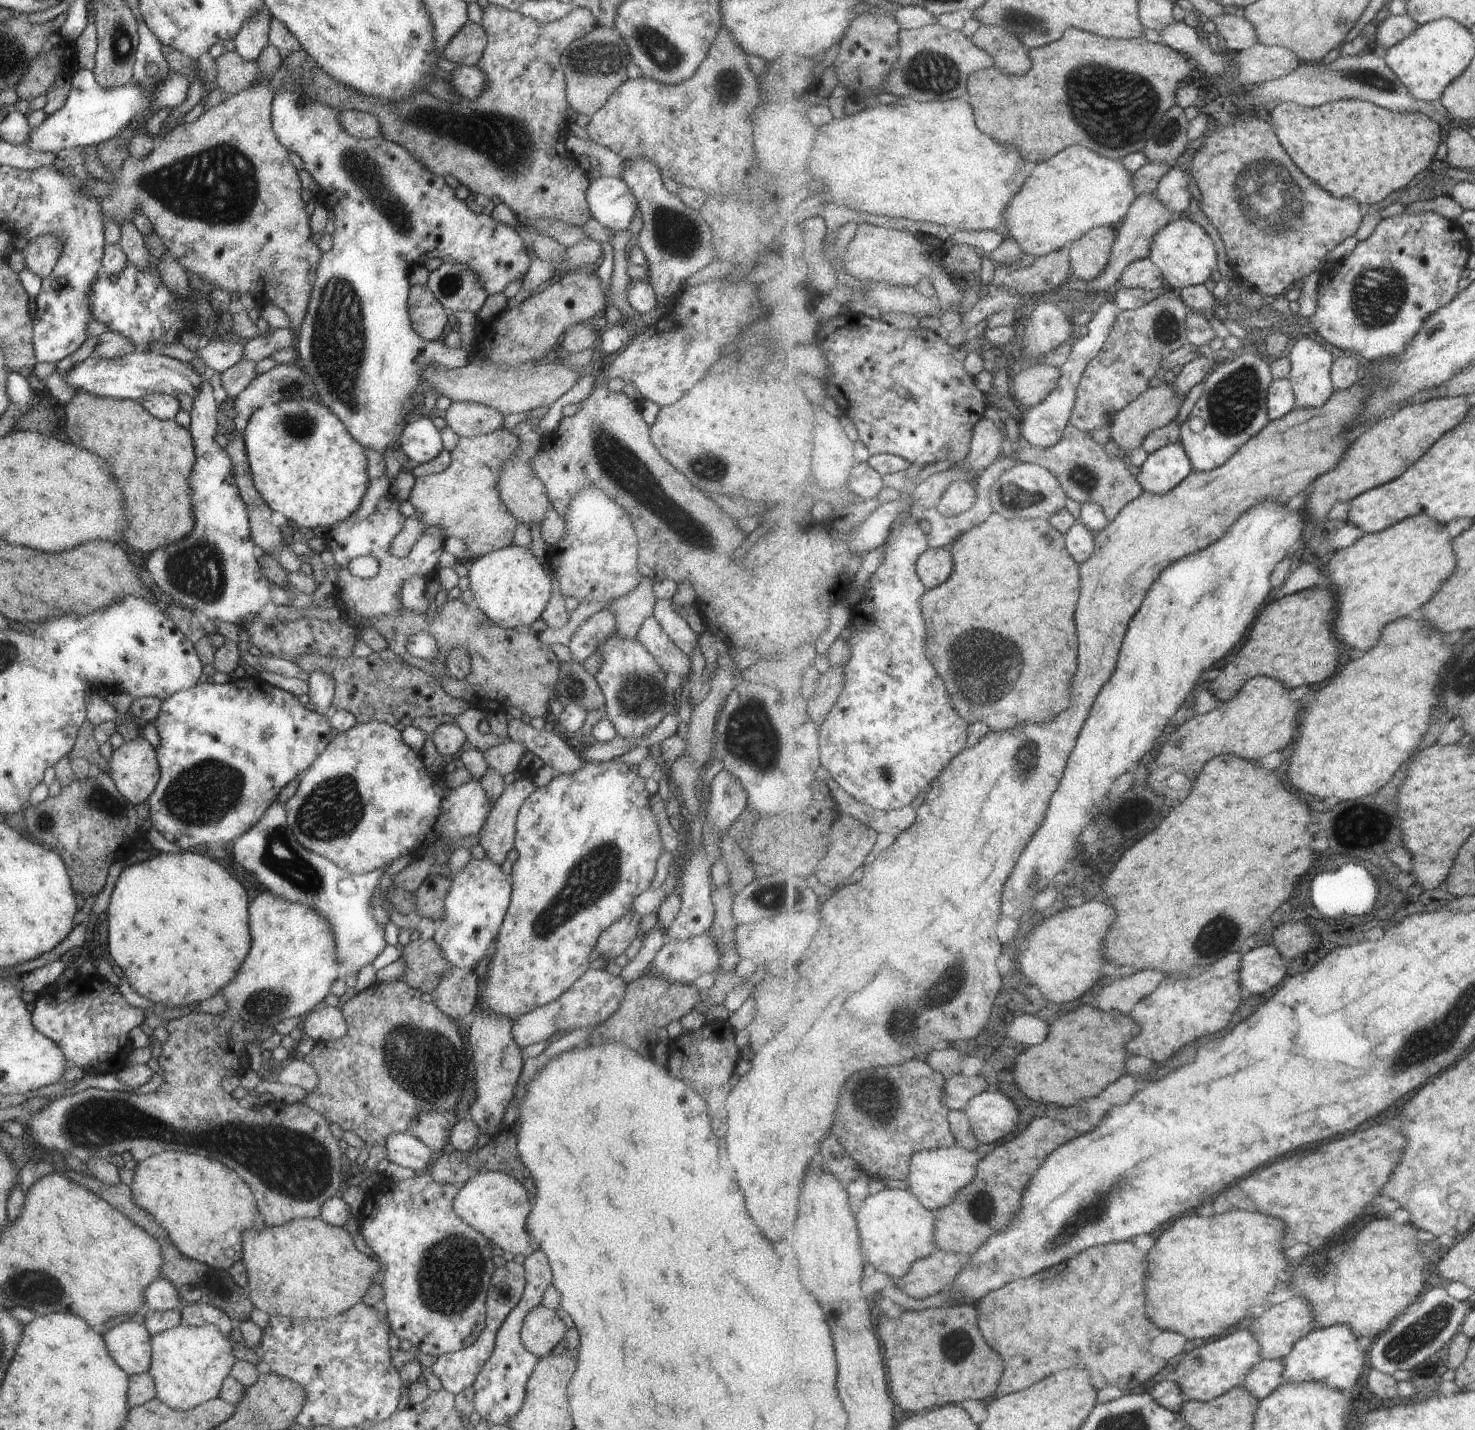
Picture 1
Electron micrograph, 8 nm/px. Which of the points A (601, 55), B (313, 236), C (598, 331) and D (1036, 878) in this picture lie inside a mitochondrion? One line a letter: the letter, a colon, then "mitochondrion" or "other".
A: mitochondrion
B: other
C: other
D: mitochondrion

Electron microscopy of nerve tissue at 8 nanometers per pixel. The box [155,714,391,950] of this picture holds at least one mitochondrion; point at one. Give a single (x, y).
(202, 794)

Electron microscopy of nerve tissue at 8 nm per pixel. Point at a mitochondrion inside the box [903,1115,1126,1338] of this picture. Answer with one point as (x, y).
(984, 1209)

